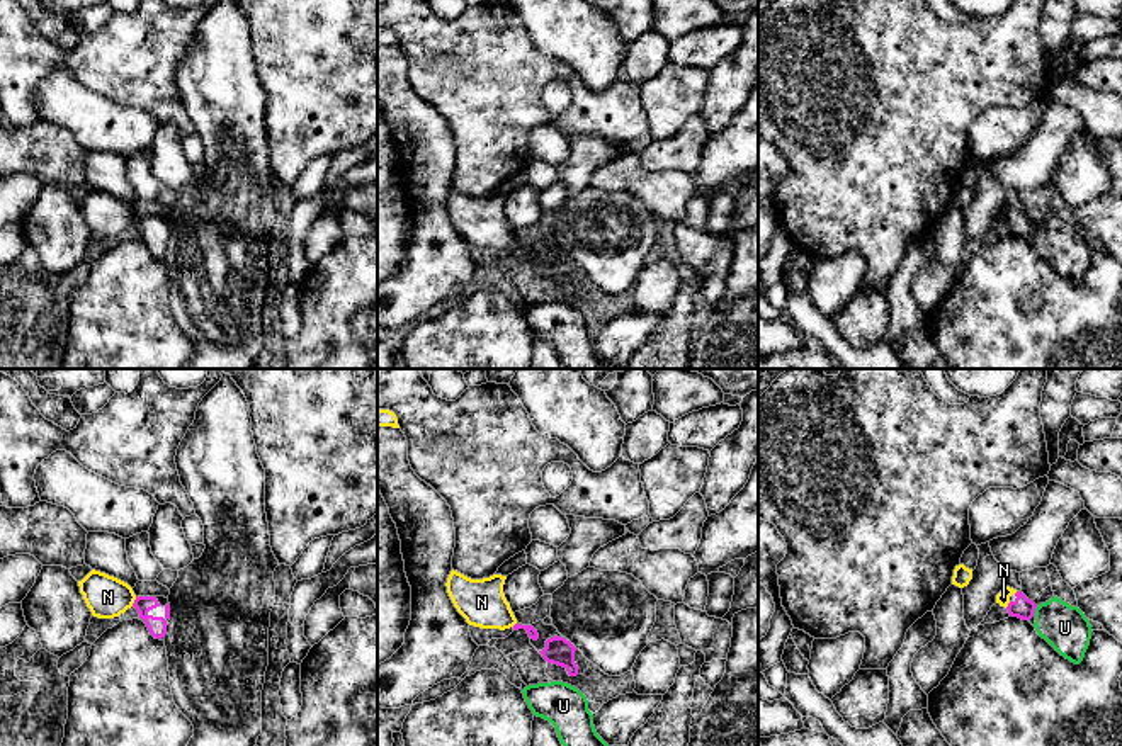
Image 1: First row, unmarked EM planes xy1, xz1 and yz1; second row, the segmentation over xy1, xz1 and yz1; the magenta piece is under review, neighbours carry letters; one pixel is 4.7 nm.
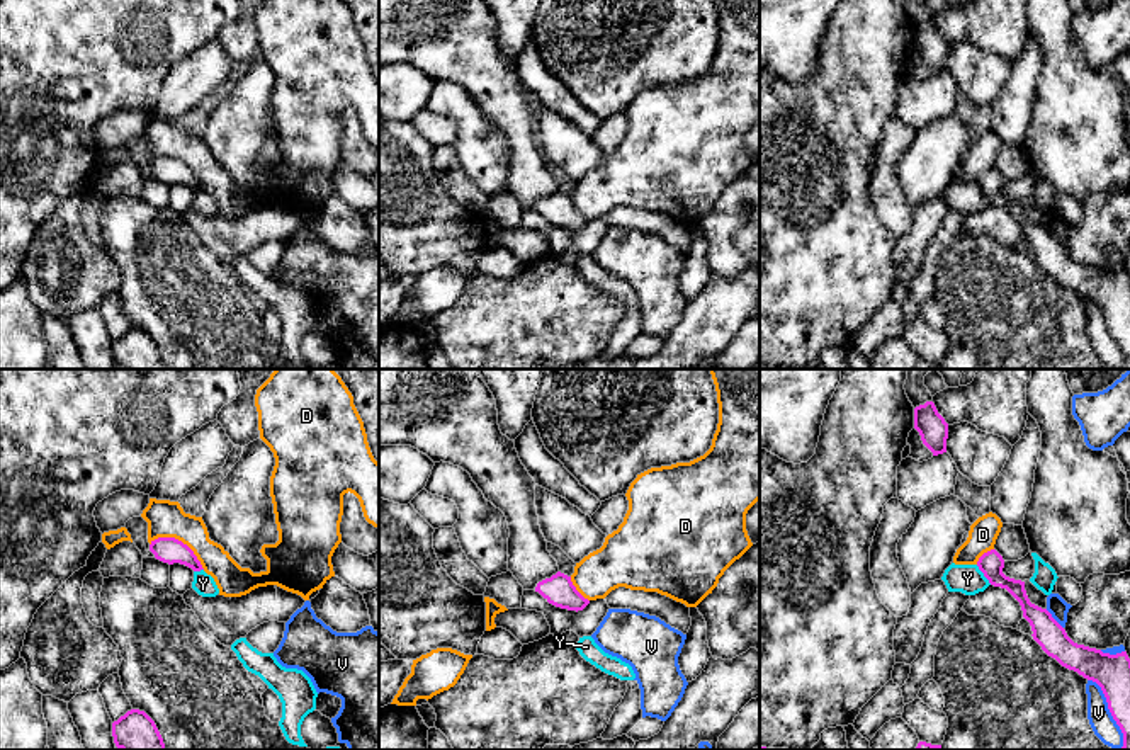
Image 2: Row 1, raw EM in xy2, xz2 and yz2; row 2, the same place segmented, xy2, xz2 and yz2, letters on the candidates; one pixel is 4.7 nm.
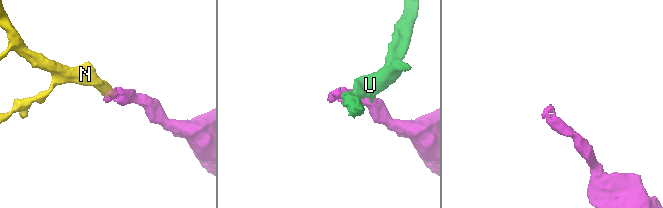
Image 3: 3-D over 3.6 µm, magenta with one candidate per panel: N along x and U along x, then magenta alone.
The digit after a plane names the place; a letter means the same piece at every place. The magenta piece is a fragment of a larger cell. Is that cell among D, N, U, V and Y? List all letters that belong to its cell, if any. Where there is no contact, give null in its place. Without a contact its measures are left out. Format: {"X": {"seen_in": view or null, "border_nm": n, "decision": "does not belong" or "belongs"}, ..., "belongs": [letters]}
{"D": {"seen_in": "xy2", "border_nm": 300, "decision": "does not belong"}, "N": {"seen_in": "xy1", "border_nm": 50, "decision": "belongs"}, "U": {"seen_in": "yz1", "border_nm": 40, "decision": "does not belong"}, "V": {"seen_in": "yz2", "border_nm": 380, "decision": "does not belong"}, "Y": {"seen_in": "yz2", "border_nm": 120, "decision": "does not belong"}, "belongs": ["N"]}

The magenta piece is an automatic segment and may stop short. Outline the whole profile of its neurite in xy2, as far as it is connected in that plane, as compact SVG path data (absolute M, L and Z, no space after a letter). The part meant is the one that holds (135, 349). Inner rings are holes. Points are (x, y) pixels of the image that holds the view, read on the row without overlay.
M131 328L114 340L112 355L121 369L165 369L155 340L139 328Z

